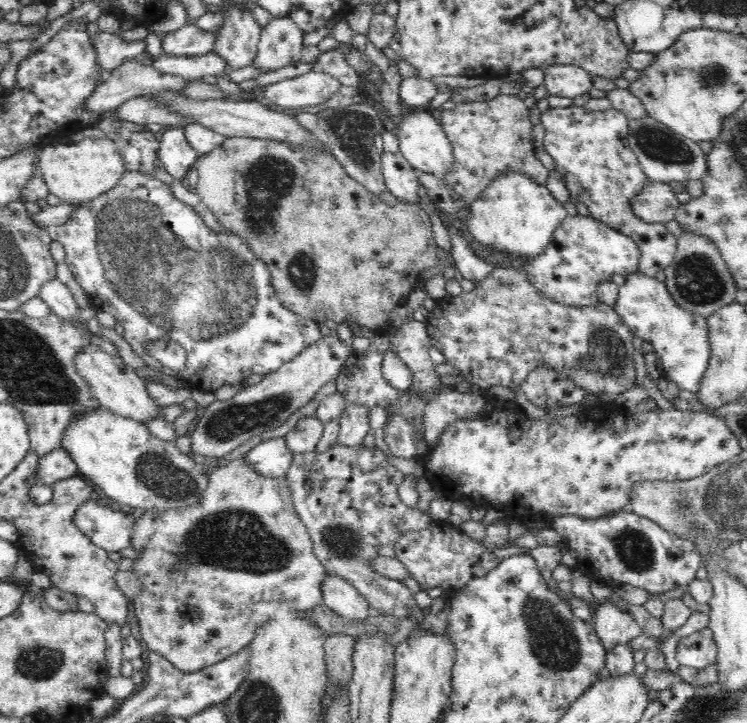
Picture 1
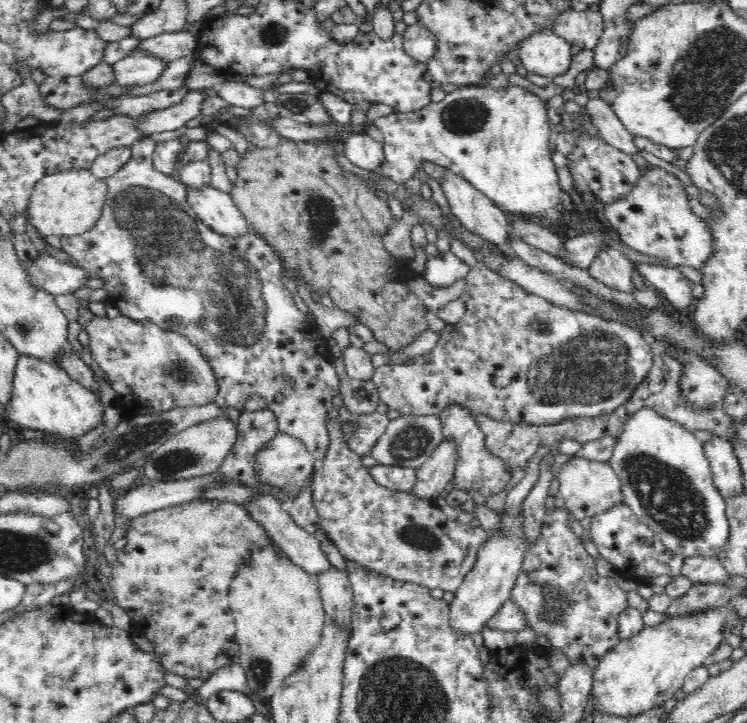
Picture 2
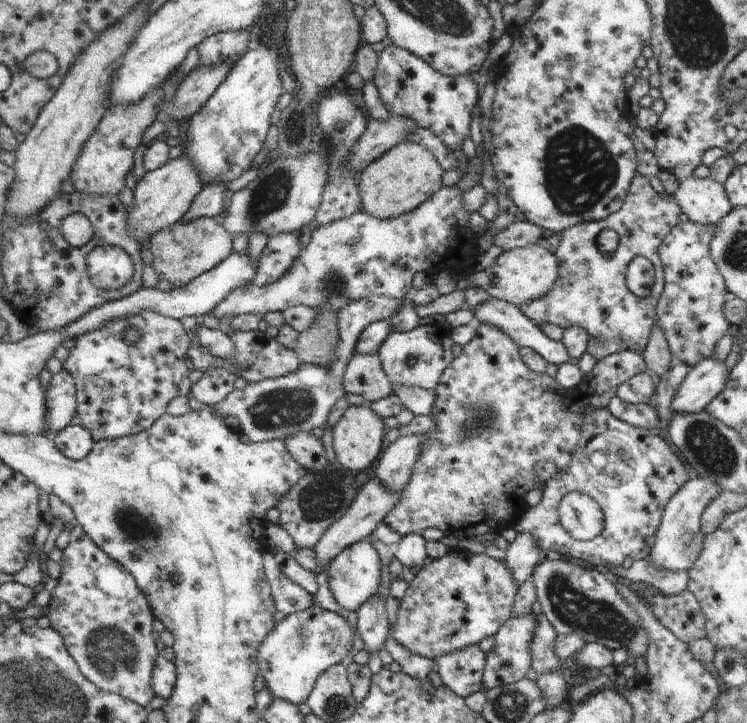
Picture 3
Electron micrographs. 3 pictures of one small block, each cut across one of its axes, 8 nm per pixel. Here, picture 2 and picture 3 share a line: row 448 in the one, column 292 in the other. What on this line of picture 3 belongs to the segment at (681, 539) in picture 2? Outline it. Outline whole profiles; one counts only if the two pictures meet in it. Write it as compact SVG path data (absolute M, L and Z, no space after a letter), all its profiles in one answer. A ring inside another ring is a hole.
M313 606L311 610L285 616L283 622L275 626L271 636L259 648L259 668L265 678L265 688L273 692L275 700L285 700L291 704L303 704L315 692L319 678L329 668L343 664L353 650L353 630L345 616Z

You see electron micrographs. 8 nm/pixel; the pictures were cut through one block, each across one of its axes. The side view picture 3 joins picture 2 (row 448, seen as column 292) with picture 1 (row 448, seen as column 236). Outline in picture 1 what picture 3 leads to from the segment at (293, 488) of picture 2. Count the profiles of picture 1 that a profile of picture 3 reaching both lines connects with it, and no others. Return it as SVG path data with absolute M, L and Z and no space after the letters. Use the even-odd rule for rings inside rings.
M318 416L312 418L302 418L292 432L286 434L288 448L294 450L296 454L308 454L316 452L320 440L324 436L324 422Z

